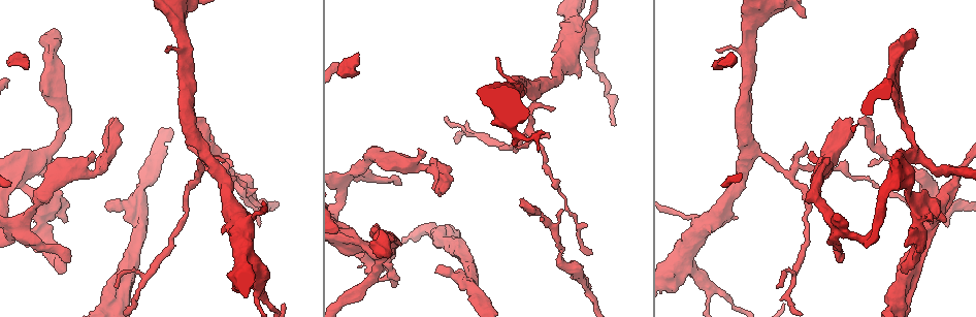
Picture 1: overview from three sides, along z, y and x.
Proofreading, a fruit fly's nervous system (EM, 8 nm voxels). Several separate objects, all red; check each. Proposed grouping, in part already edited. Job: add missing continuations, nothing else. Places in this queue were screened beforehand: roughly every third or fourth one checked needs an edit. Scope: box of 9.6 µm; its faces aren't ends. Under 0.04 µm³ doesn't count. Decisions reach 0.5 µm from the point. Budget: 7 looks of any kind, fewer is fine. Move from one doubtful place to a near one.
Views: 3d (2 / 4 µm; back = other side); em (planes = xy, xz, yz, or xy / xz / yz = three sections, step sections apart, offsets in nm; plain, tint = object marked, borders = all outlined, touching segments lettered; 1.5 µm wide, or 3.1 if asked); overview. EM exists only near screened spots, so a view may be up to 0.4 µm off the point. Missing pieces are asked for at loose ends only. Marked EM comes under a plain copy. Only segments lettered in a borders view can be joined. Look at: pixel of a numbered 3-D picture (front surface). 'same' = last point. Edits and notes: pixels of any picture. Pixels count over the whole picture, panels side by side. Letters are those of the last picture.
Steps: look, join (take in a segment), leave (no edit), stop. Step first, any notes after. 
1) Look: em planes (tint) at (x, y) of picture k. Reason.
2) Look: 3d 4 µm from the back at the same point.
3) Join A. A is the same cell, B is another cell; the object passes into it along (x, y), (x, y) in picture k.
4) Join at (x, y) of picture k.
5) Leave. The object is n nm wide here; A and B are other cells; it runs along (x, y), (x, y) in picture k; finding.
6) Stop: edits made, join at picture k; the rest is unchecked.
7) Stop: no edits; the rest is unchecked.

Look: em planes (borders) at (859, 123) of picture 1. An open end.

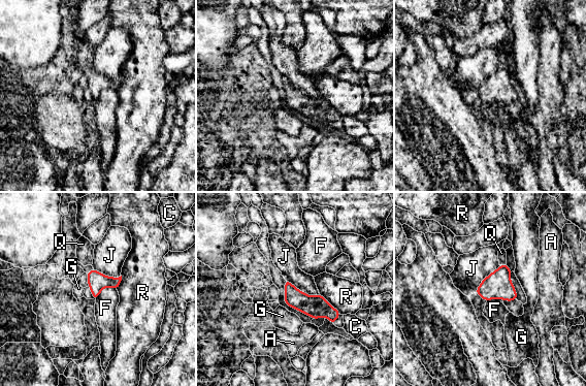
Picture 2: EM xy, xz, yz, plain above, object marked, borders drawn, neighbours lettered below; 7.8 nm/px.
Join Q. The object is 110 nm wide here; Q is the same cell, A, C, F, G, J and R are other cells; the object passes into it along (497, 285), (502, 265), (501, 253) in picture 2; it goes on there.

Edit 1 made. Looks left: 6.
Look: em planes (tint) at (548, 138) of picture 1. Tapers out.

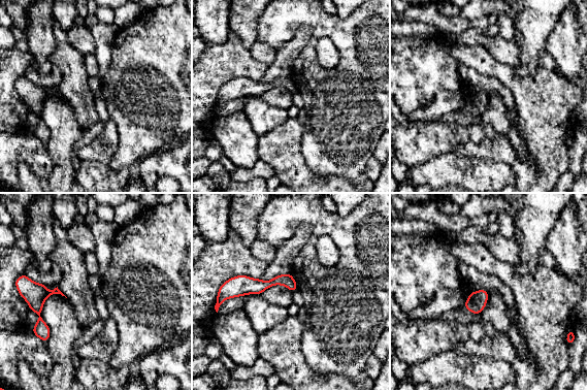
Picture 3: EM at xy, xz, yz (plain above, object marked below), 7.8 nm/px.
Look: em planes (borders) at the same point.

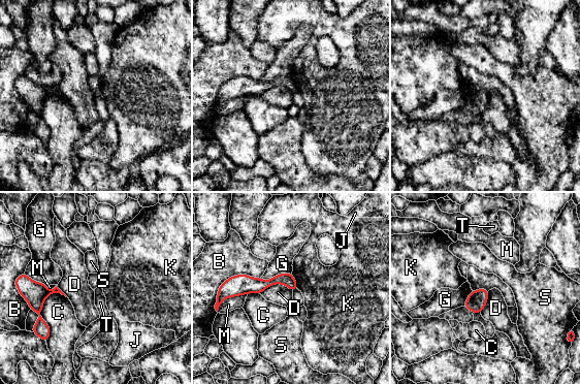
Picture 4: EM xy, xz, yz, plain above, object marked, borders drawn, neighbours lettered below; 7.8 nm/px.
Leave. The longest contact is with C, 400 nm; B, C, D, G, J, K, M, S and T are other cells; no lettered segment goes on from it.

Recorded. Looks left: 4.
Stop: edits made, join at picture 2; the rest is unchecked.

